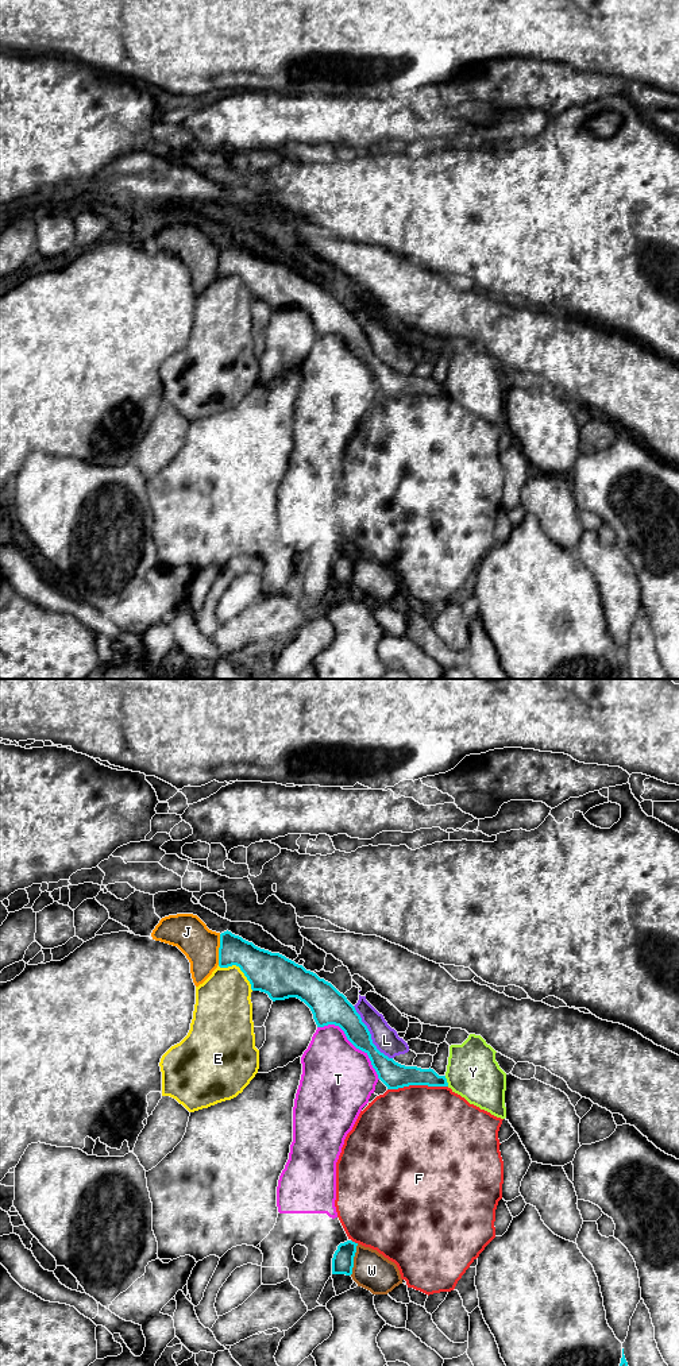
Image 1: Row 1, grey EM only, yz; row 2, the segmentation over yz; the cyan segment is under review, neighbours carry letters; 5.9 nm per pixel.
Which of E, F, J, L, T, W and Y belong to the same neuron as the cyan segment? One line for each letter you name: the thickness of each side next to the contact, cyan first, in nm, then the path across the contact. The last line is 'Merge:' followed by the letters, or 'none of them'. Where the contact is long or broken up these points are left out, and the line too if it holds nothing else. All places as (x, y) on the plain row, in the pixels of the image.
Merge: none of them

